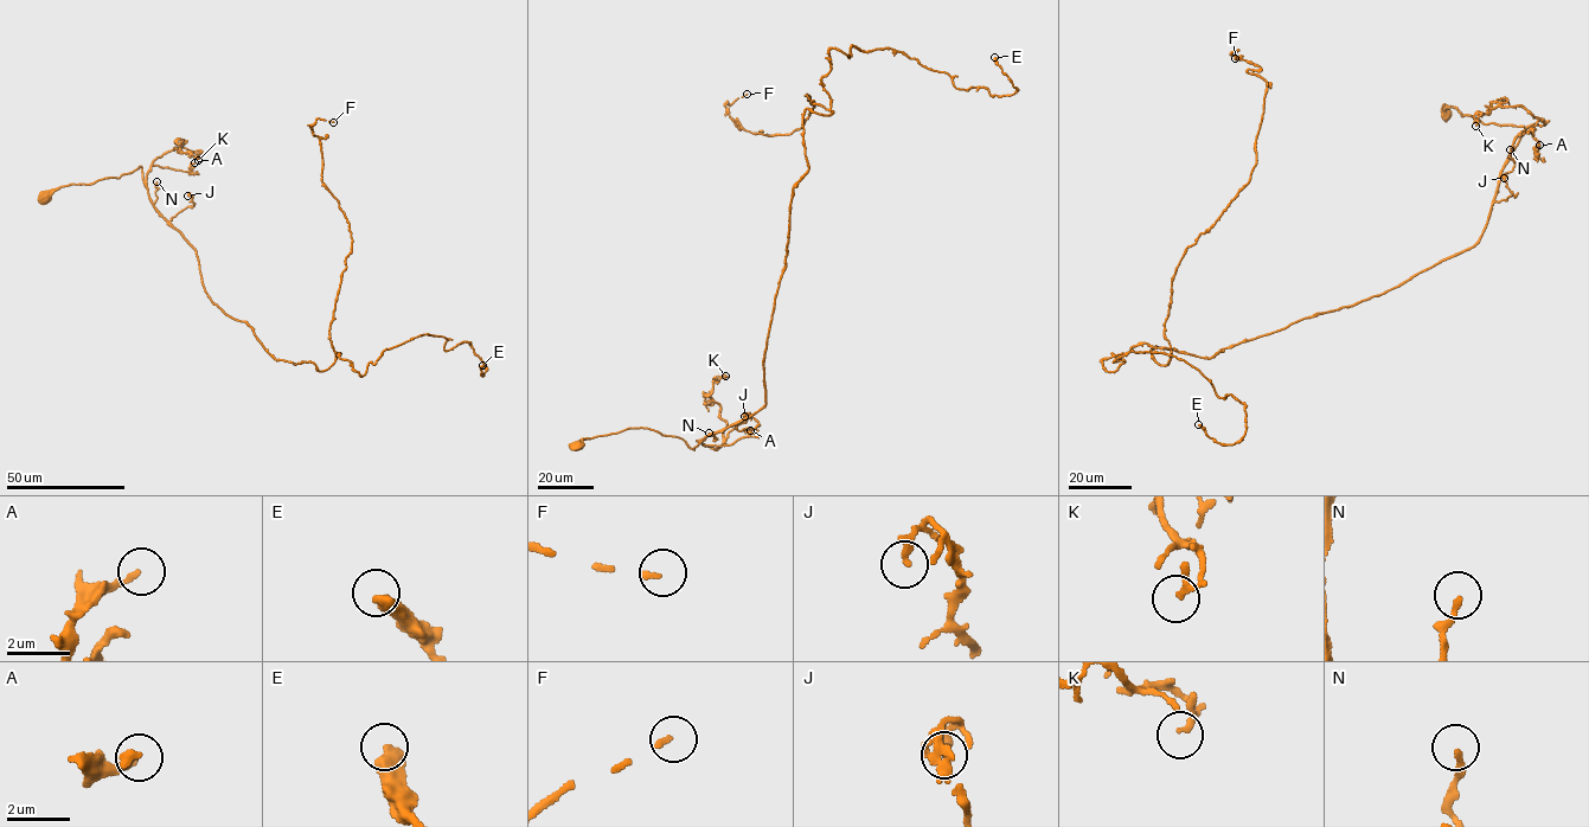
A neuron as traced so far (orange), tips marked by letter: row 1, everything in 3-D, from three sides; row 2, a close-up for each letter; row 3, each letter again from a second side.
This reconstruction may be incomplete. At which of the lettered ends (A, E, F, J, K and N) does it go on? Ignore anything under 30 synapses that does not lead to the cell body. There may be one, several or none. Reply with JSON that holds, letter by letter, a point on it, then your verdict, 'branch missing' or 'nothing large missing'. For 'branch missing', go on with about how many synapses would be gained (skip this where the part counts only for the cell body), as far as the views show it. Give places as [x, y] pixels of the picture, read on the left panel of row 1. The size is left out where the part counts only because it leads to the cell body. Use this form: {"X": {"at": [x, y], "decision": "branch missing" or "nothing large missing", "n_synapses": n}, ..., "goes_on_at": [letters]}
{"A": {"at": [194, 162], "decision": "nothing large missing"}, "E": {"at": [482, 365], "decision": "nothing large missing"}, "F": {"at": [333, 122], "decision": "branch missing", "n_synapses": 35}, "J": {"at": [187, 196], "decision": "nothing large missing"}, "K": {"at": [198, 160], "decision": "nothing large missing"}, "N": {"at": [157, 181], "decision": "nothing large missing"}, "goes_on_at": ["F"]}

